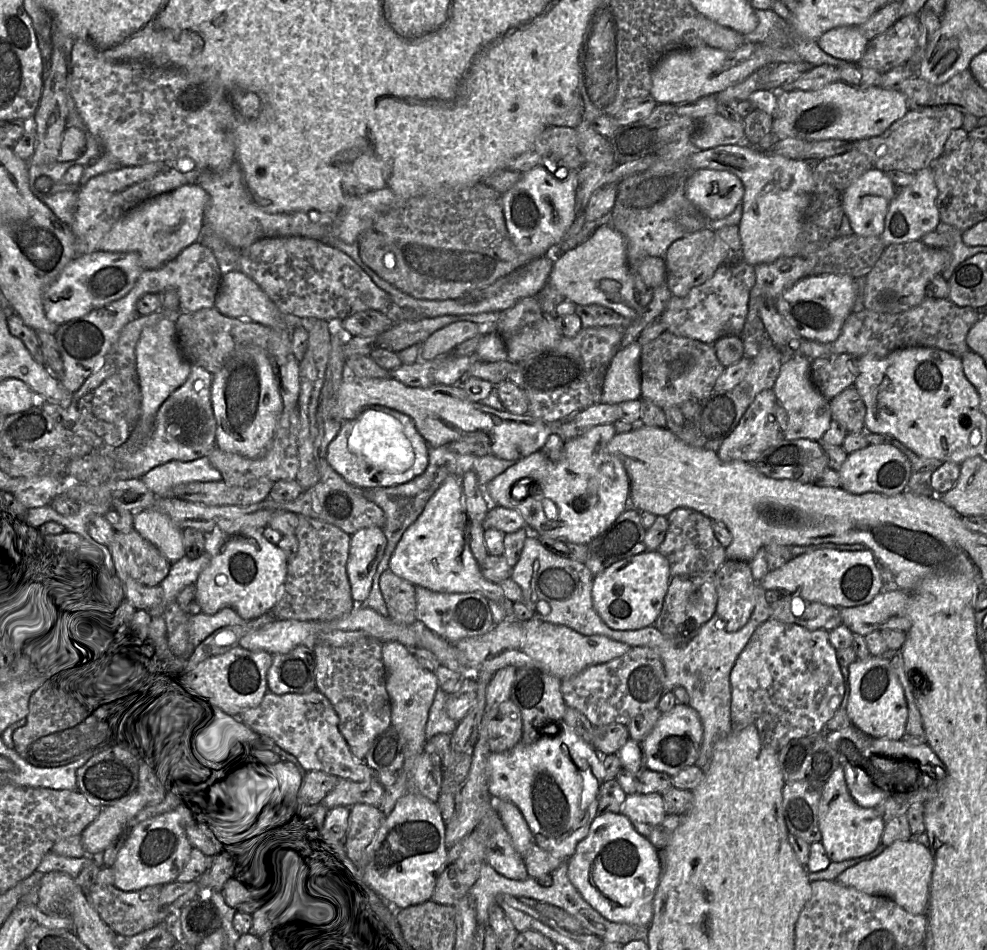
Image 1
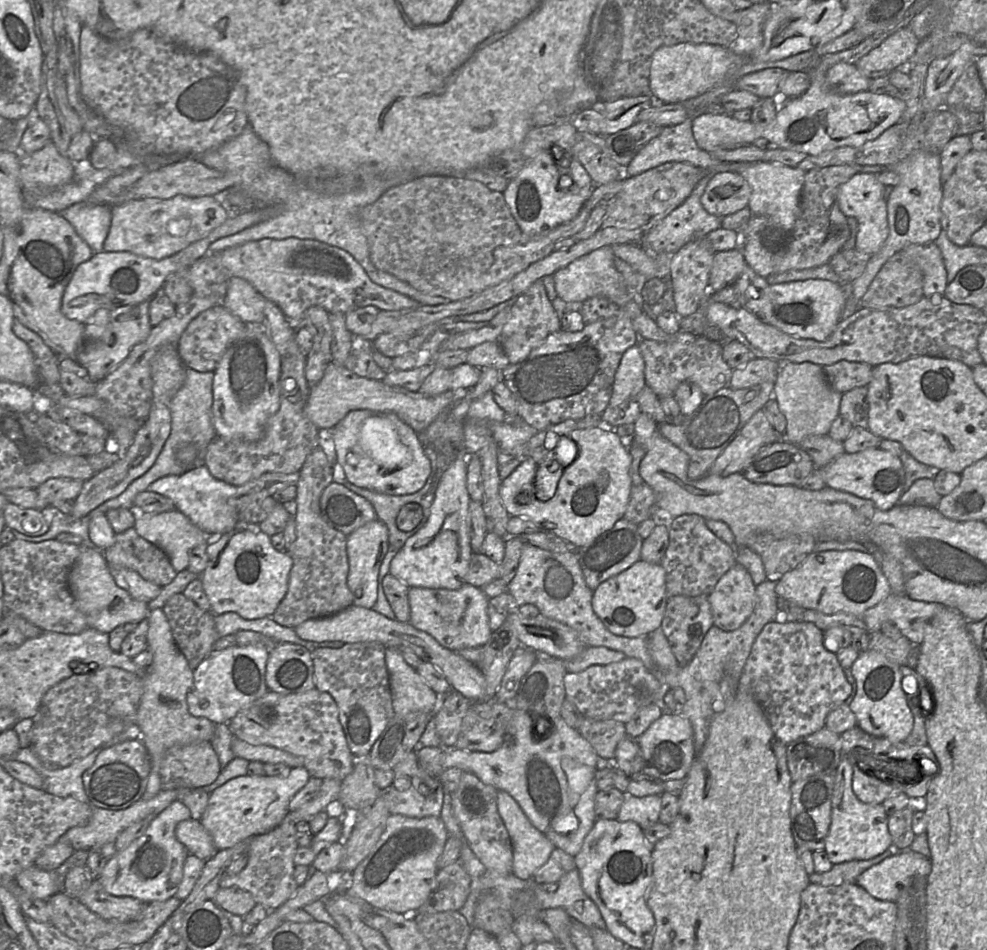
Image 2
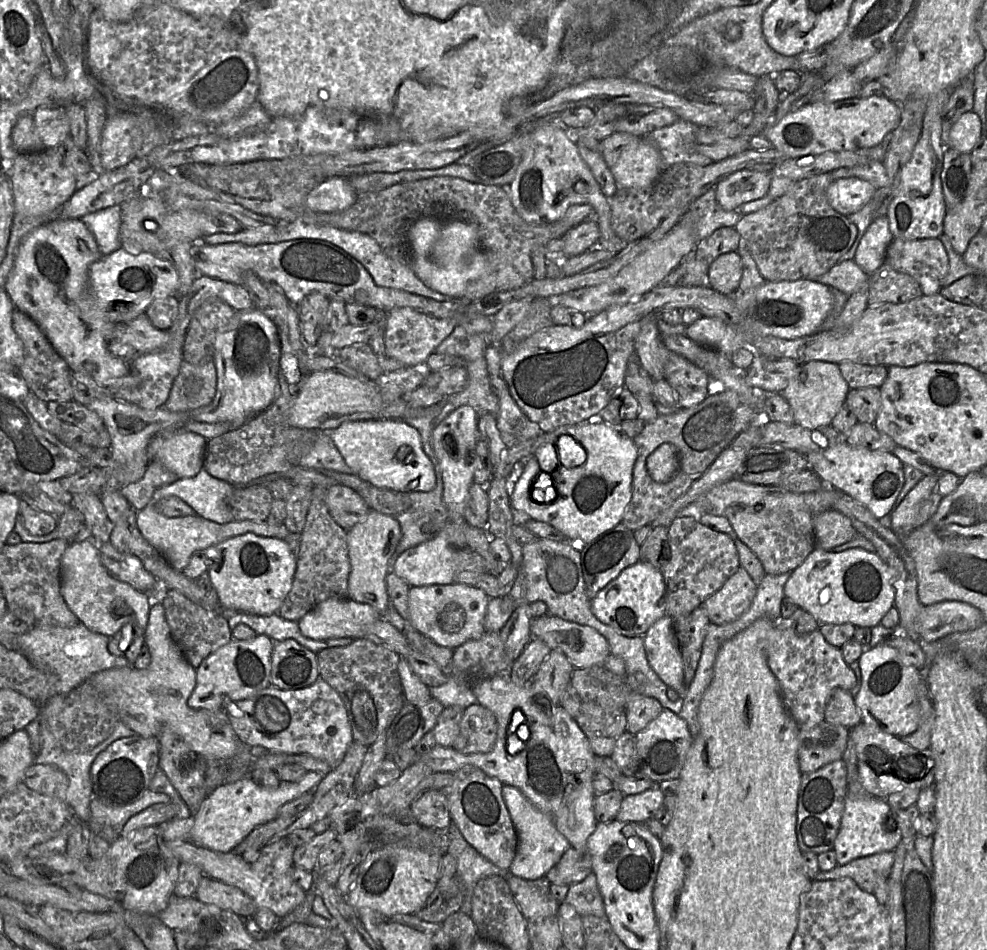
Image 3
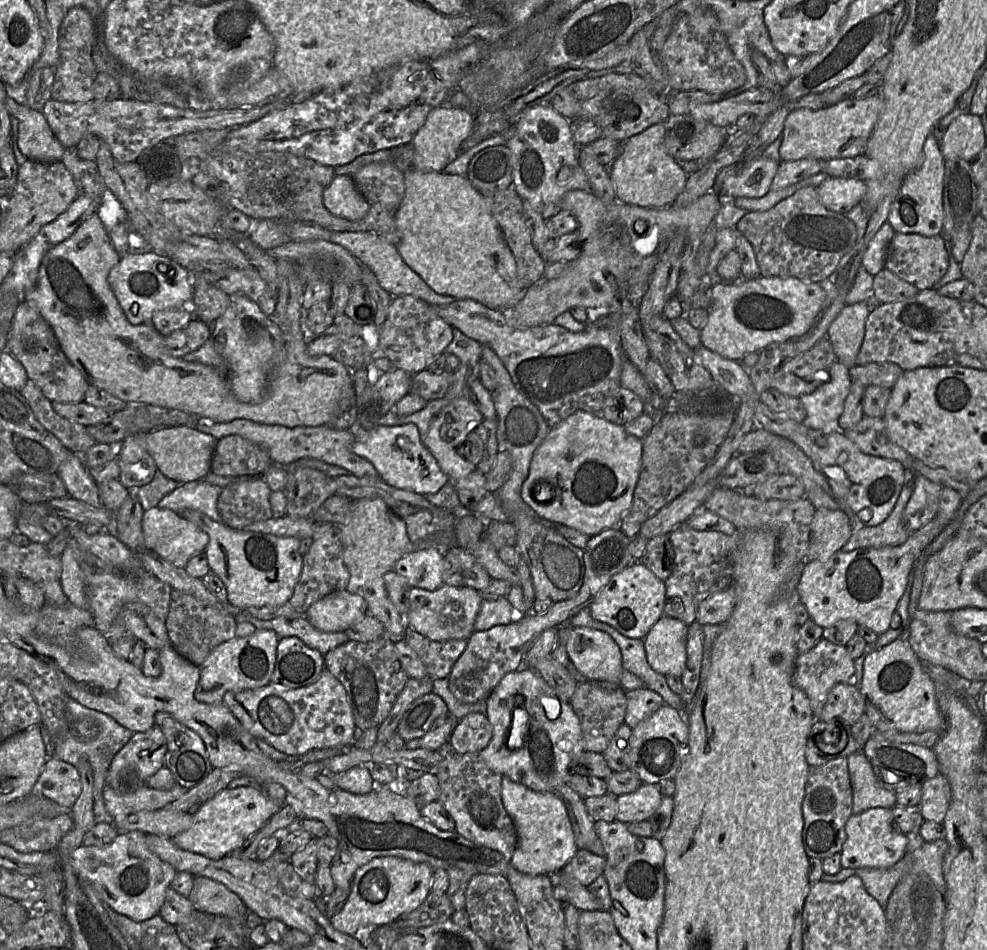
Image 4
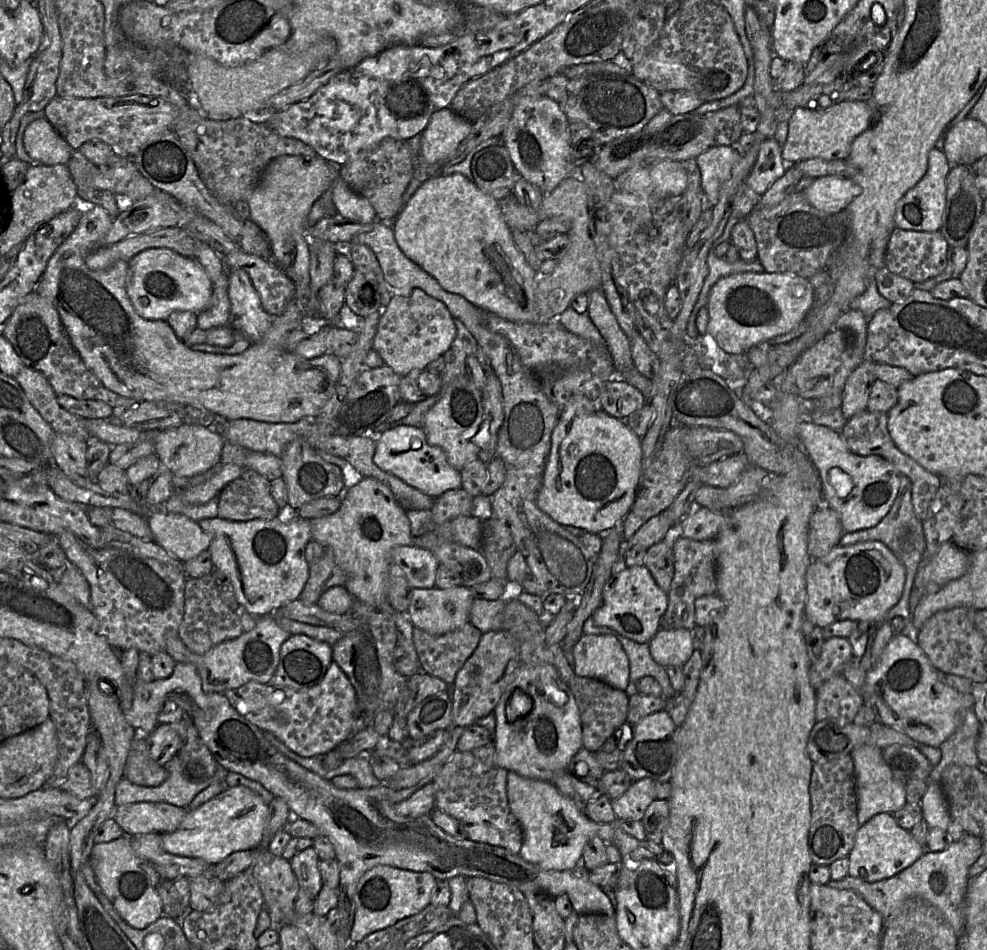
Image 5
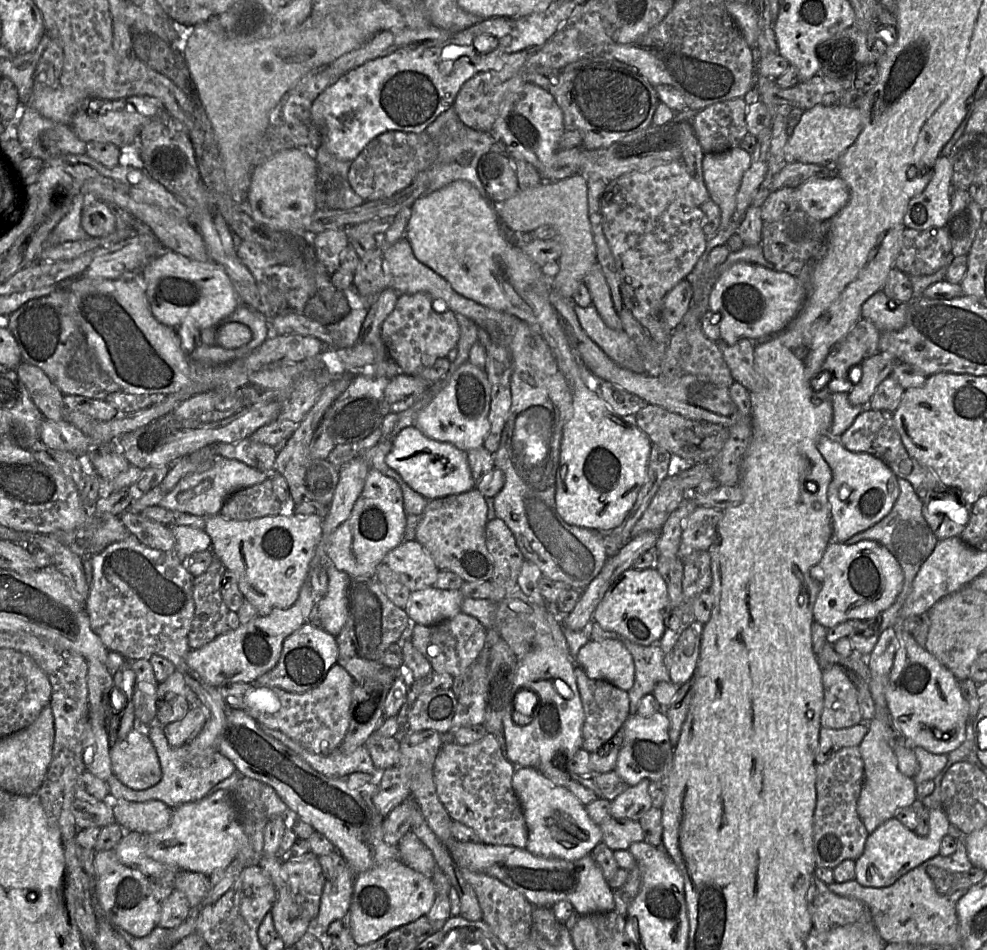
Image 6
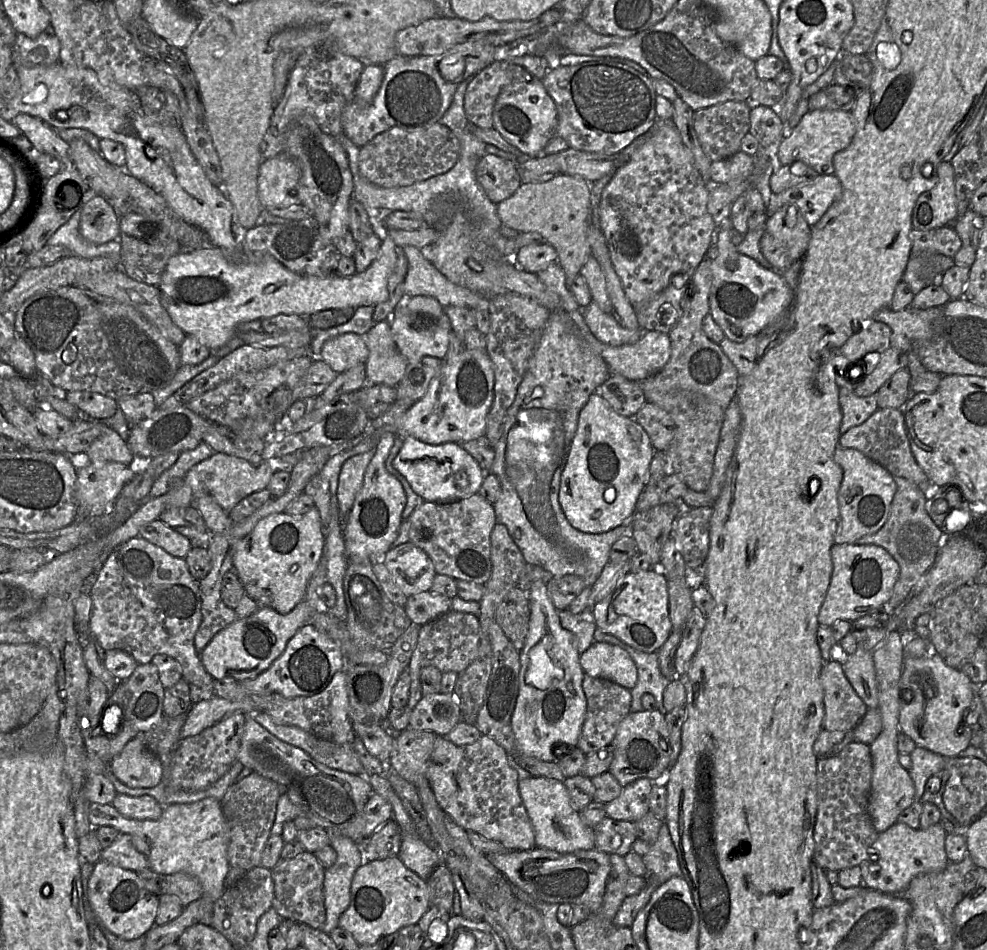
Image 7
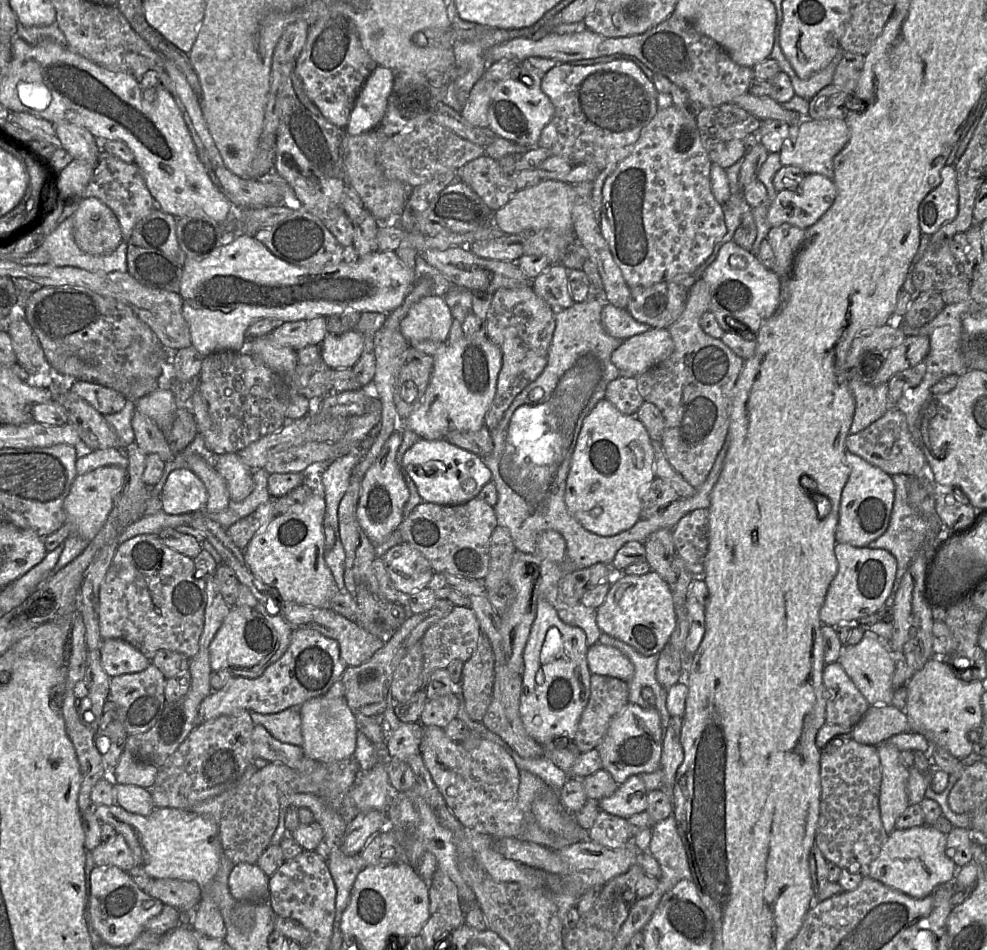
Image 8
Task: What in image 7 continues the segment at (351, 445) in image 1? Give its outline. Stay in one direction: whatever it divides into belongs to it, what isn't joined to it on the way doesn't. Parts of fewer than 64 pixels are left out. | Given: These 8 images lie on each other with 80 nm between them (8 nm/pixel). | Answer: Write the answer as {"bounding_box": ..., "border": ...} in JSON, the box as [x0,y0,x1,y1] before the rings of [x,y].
{"bounding_box":[394,436,486,502],"border":[[[412,436],[405,437],[403,447],[394,460],[394,467],[407,479],[415,493],[431,502],[451,502],[478,493],[486,476],[478,462],[459,443],[430,445]]]}

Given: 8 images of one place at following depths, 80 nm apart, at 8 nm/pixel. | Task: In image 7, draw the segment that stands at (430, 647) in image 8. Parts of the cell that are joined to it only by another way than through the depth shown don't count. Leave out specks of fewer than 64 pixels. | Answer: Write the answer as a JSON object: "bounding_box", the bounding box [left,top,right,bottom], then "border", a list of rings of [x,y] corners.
{"bounding_box":[407,610,480,709],"border":[[[450,610],[435,620],[421,625],[416,648],[412,654],[408,670],[411,676],[407,708],[412,709],[423,697],[420,673],[426,666],[434,666],[442,673],[460,673],[476,658],[480,643],[480,621],[471,613]]]}

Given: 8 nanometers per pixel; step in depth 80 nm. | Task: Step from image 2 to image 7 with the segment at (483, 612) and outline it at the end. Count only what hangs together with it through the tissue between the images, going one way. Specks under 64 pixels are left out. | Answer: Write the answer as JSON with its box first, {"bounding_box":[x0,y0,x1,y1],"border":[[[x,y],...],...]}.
{"bounding_box":[404,590,451,625],"border":[[[431,590],[422,591],[408,596],[404,609],[412,622],[424,625],[450,611],[451,598]]]}

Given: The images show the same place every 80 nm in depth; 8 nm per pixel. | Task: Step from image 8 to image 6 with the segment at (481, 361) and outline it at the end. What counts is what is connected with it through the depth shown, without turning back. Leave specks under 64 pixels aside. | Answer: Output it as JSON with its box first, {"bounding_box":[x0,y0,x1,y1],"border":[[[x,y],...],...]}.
{"bounding_box":[414,361,491,453],"border":[[[467,361],[452,374],[431,402],[418,413],[414,426],[430,439],[453,444],[468,453],[483,446],[489,433],[490,404],[491,387],[486,371]]]}

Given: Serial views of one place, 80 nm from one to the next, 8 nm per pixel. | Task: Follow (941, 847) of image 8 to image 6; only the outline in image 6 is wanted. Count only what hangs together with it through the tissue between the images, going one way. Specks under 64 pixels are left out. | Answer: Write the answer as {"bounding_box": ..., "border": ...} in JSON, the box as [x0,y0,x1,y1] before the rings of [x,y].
{"bounding_box":[855,808,950,888],"border":[[[930,808],[930,832],[927,836],[918,836],[896,818],[881,824],[867,837],[863,854],[855,861],[855,881],[872,888],[888,887],[900,877],[925,861],[940,854],[940,845],[948,834],[950,821],[943,809]]]}

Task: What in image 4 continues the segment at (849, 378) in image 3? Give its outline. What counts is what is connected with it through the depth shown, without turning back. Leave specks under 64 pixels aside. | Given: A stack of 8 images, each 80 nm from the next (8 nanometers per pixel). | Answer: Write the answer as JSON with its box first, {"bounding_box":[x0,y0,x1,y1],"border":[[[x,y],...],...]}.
{"bounding_box":[849,362,904,389],"border":[[[871,362],[865,365],[855,365],[849,369],[852,380],[858,380],[866,387],[877,385],[891,389],[904,370],[892,362]]]}

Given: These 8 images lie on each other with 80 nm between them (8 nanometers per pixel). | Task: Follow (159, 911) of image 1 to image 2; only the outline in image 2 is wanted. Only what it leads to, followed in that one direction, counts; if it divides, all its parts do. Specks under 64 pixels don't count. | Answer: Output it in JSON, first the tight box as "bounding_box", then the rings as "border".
{"bounding_box":[78,878,145,922],"border":[[[98,878],[79,896],[78,901],[91,912],[109,921],[128,922],[135,919],[145,903],[129,896],[113,896],[106,892]]]}

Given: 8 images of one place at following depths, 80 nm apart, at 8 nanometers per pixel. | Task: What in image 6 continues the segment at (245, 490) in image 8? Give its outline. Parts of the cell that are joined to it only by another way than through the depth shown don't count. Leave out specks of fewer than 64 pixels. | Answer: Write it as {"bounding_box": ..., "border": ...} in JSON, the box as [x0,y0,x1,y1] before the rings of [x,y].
{"bounding_box":[158,455,273,517],"border":[[[217,455],[208,469],[184,476],[158,505],[172,511],[210,517],[219,514],[224,502],[233,493],[262,483],[266,479],[271,480],[272,476],[273,474],[266,474],[235,459]]]}

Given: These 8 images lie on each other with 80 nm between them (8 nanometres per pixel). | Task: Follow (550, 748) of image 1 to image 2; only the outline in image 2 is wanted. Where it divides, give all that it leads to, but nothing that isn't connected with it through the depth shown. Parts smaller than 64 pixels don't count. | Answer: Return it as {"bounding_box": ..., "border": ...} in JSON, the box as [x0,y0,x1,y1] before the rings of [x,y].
{"bounding_box":[442,703,602,856],"border":[[[506,703],[512,709],[507,722],[504,744],[492,753],[468,752],[459,749],[445,749],[442,766],[445,769],[459,768],[463,772],[474,773],[484,784],[498,791],[508,792],[519,804],[532,825],[543,833],[554,845],[571,856],[576,856],[584,839],[593,828],[595,819],[595,798],[598,793],[596,773],[602,765],[592,746],[577,729],[568,726],[563,718],[557,717],[546,725],[539,722],[538,731],[533,730],[533,716],[512,703]]]}

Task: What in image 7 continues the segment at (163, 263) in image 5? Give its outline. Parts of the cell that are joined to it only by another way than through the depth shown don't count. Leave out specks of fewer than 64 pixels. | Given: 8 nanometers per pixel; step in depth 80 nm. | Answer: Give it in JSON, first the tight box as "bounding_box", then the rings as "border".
{"bounding_box":[158,234,397,353],"border":[[[387,234],[384,239],[381,239],[381,247],[378,253],[377,258],[372,262],[372,264],[361,273],[355,272],[351,276],[341,276],[338,273],[334,272],[327,276],[315,276],[315,275],[299,275],[283,266],[278,260],[268,255],[261,255],[258,260],[246,260],[242,257],[239,244],[238,244],[238,258],[236,260],[230,259],[223,250],[217,247],[208,247],[204,249],[197,249],[194,251],[181,251],[171,257],[166,265],[166,268],[162,274],[161,281],[158,285],[158,288],[161,292],[161,302],[162,305],[168,311],[171,319],[176,325],[178,325],[186,334],[194,335],[201,344],[206,346],[211,353],[211,349],[216,349],[226,345],[237,333],[239,332],[239,326],[242,323],[249,322],[255,319],[263,319],[278,314],[296,314],[305,317],[309,317],[315,312],[328,309],[343,309],[348,307],[357,308],[360,306],[375,306],[388,298],[388,280],[393,273],[397,263],[396,255],[396,244]]]}

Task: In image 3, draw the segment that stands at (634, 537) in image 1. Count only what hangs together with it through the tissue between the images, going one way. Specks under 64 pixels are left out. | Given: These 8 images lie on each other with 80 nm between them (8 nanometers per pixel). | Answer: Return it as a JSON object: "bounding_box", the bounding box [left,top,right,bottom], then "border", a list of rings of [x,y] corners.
{"bounding_box":[581,522,640,600],"border":[[[622,522],[611,530],[587,543],[581,550],[581,566],[587,597],[592,600],[609,582],[615,579],[625,568],[635,564],[640,558],[640,546],[634,538],[634,532]]]}

